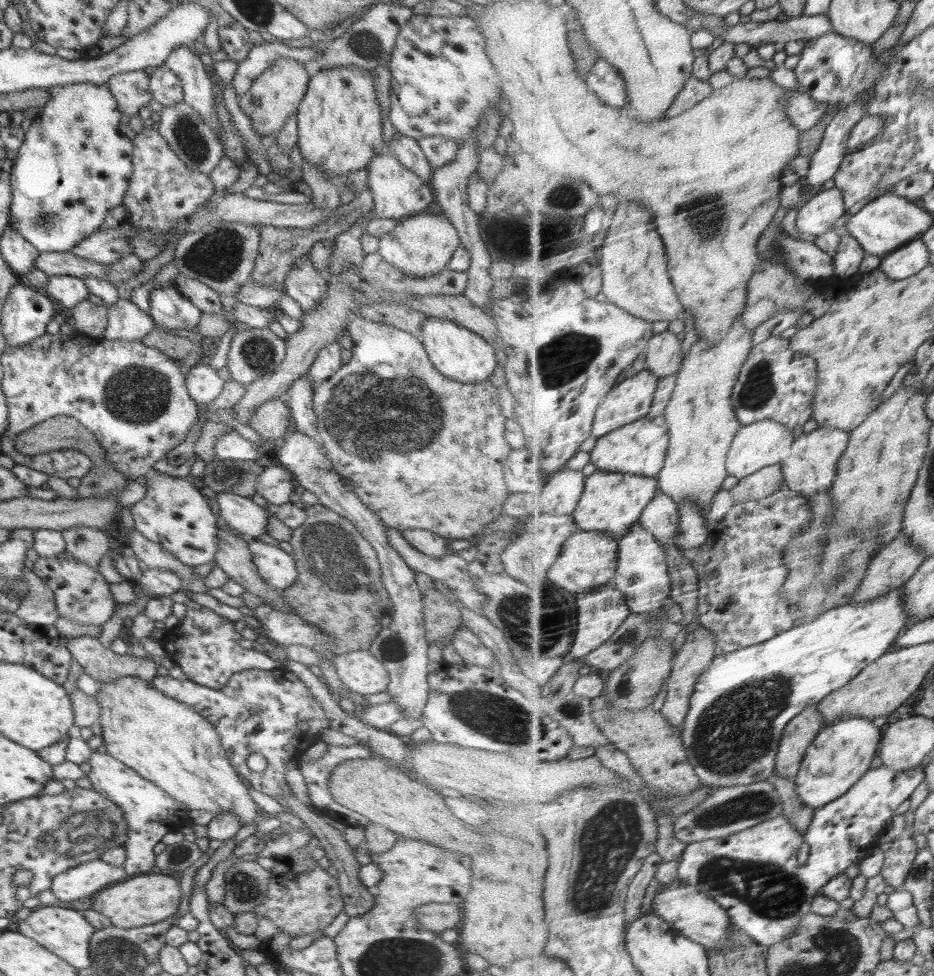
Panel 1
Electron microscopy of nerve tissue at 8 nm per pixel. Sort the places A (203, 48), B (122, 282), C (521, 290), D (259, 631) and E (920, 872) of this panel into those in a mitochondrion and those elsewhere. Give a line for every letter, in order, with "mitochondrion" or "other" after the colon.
A: other
B: other
C: other
D: other
E: mitochondrion

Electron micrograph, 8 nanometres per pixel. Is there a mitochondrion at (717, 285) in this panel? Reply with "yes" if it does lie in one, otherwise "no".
no

